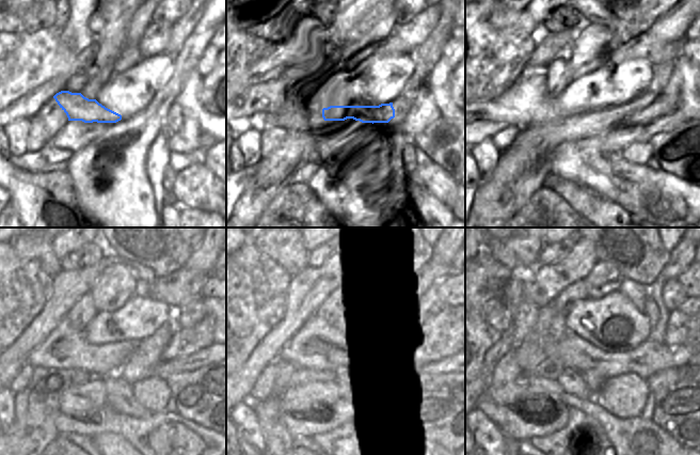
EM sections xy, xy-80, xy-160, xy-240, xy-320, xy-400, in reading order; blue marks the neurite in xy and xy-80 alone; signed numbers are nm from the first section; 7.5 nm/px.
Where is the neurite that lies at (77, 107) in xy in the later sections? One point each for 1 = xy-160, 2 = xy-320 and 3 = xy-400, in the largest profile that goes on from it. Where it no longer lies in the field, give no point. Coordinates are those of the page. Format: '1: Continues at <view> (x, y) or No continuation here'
1: Continues at xy-160 (647, 107)
2: Continues at xy-320 (443, 332)
3: Continues at xy-400 (682, 328)

